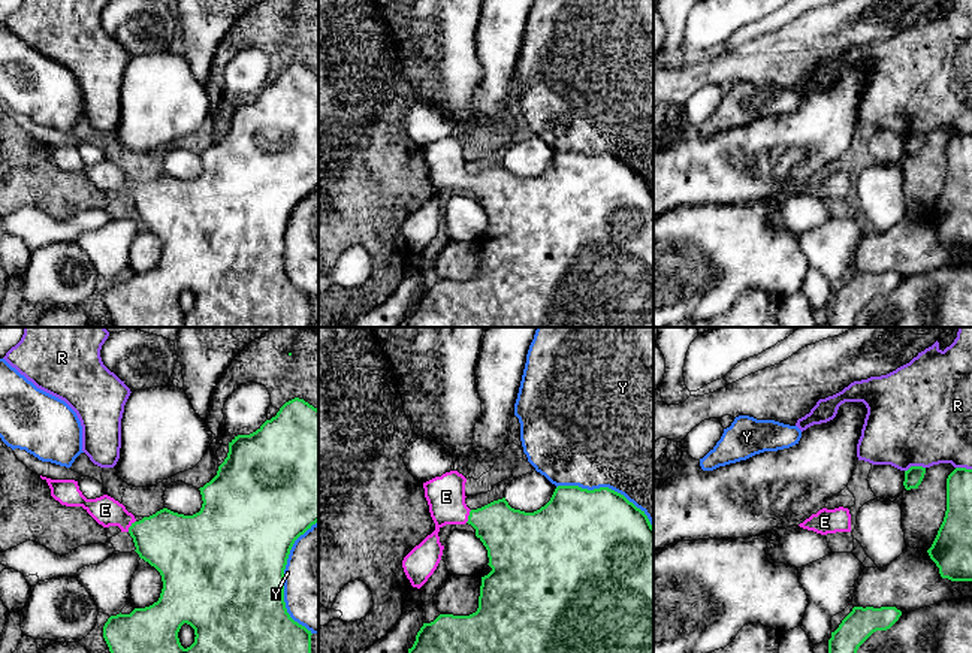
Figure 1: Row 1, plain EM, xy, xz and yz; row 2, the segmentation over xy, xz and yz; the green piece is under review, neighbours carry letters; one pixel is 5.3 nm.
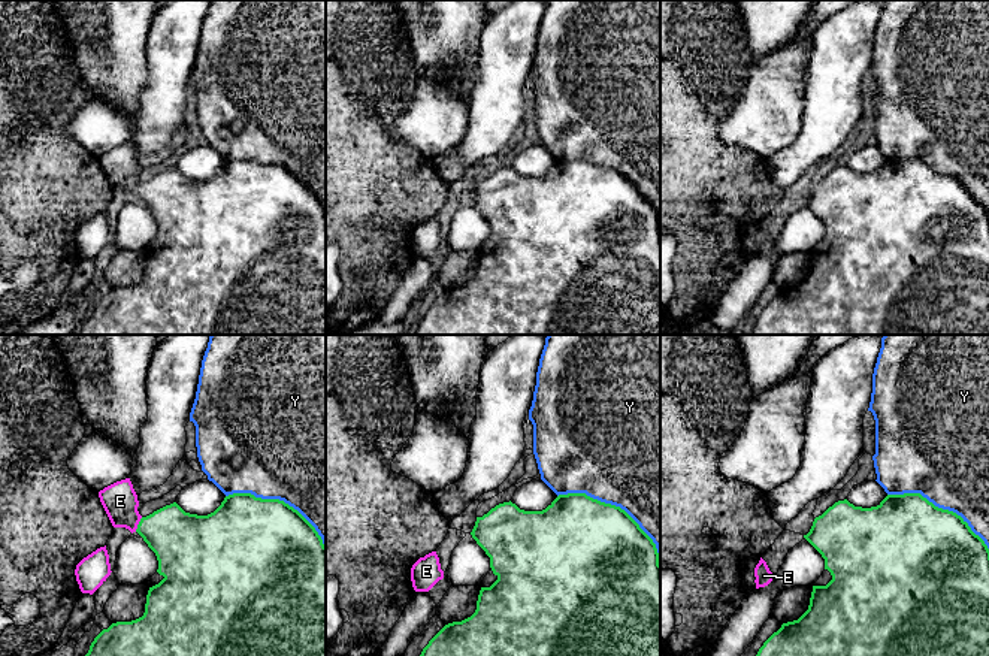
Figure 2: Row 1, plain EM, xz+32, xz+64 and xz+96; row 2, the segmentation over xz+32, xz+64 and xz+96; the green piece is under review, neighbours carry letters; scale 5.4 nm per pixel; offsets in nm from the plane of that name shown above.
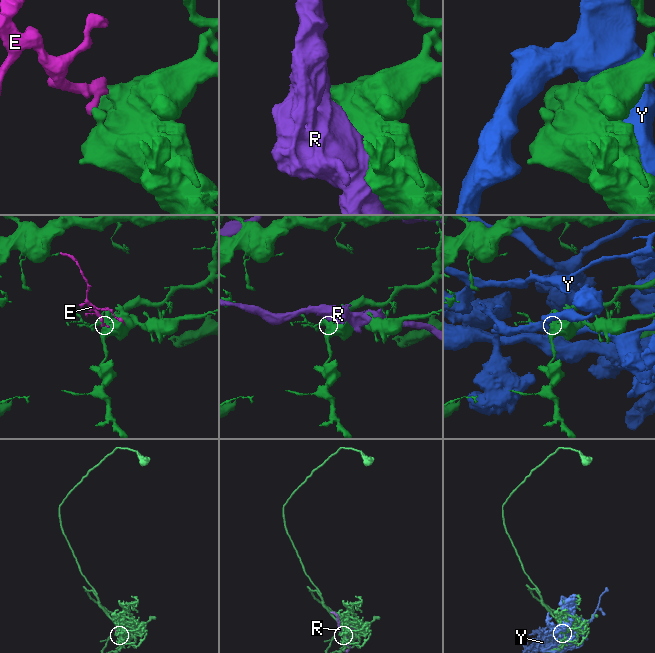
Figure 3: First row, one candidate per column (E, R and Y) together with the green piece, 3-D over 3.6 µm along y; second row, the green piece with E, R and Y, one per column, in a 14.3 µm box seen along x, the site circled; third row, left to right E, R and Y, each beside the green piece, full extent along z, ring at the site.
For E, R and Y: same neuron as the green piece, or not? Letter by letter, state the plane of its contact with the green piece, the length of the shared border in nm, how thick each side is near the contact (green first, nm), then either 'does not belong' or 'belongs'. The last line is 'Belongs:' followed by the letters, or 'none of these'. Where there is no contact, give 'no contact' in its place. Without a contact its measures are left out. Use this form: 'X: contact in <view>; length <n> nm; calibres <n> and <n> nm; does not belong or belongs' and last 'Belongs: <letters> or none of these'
E: contact in xz; length 80 nm; calibres 300 and 200 nm; belongs
R: contact in yz; length 110 nm; calibres 100 and 500 nm; does not belong
Y: contact in xy; length 600 nm; calibres 500 and 360 nm; does not belong
Belongs: E

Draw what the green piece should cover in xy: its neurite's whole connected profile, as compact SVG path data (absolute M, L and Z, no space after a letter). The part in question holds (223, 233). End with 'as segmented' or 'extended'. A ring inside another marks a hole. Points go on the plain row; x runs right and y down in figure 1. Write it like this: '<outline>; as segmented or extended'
M295 63L286 67L275 82L266 85L256 97L238 100L229 108L229 118L218 131L217 140L200 152L202 173L193 181L173 178L167 173L157 176L150 182L136 185L123 169L103 160L96 164L87 164L79 155L75 145L51 145L42 142L51 154L51 161L66 172L82 172L103 193L118 191L121 197L129 197L133 203L136 218L141 224L154 232L163 247L163 254L157 267L145 273L135 273L130 279L111 281L103 291L103 303L109 312L114 327L311 327L311 296L295 287L287 278L284 267L284 235L295 206L319 187L319 75ZM187 288L194 294L194 308L184 314L179 308L178 297Z; extended

